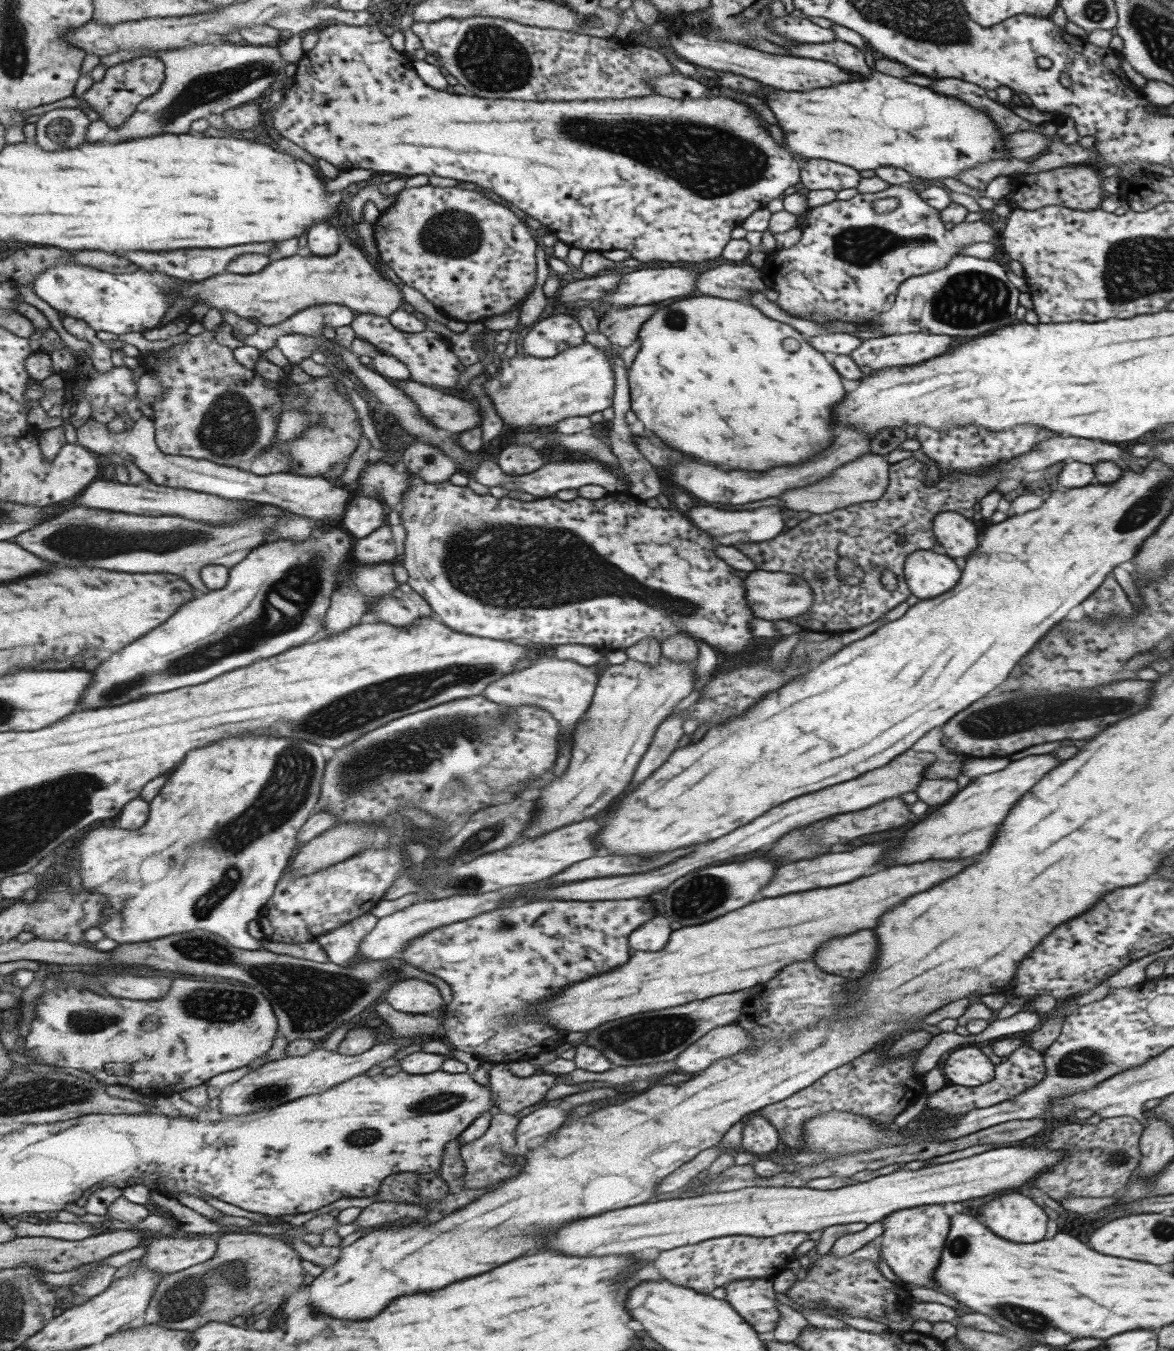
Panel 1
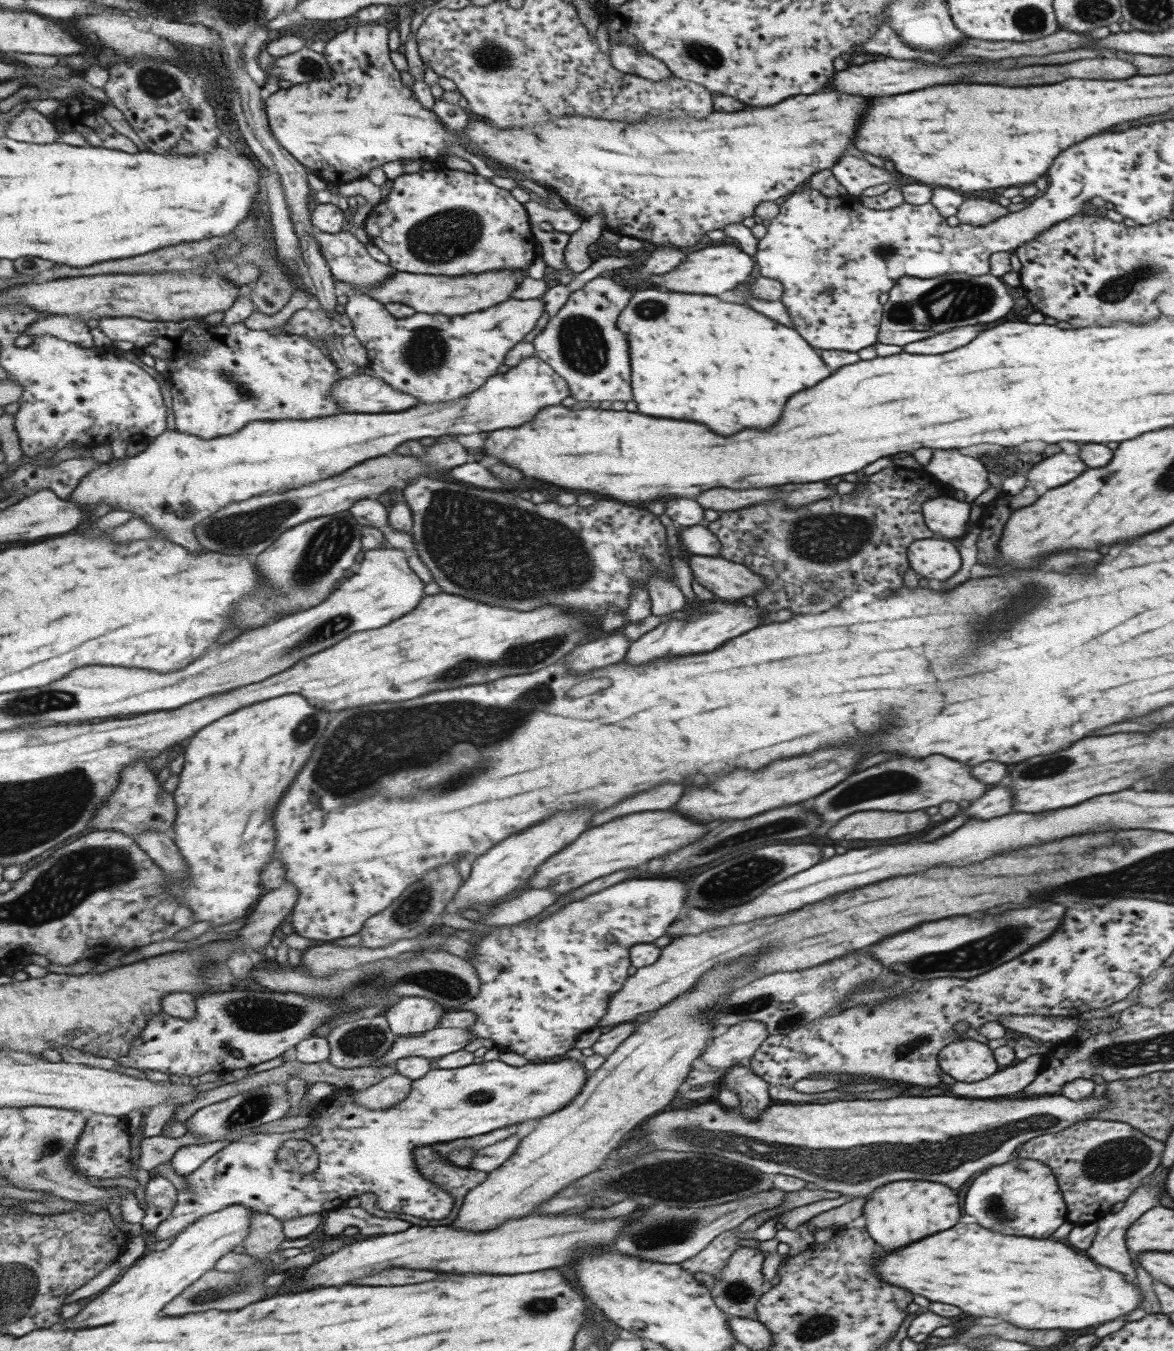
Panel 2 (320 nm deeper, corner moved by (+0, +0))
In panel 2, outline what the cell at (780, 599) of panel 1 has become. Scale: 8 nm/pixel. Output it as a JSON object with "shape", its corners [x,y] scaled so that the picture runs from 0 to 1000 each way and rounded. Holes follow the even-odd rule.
{"shape":[[[587,412],[585,417],[590,429],[616,444],[629,444],[653,435],[652,428],[617,413]]]}

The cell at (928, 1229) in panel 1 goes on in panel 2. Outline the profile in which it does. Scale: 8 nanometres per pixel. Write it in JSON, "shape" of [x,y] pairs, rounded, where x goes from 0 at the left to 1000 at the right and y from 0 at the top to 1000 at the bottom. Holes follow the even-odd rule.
{"shape":[[[768,873],[744,880],[735,891],[734,899],[737,902],[736,908],[739,909],[739,914],[752,925],[757,927],[815,906],[817,891],[812,881],[802,878],[802,876]]]}

